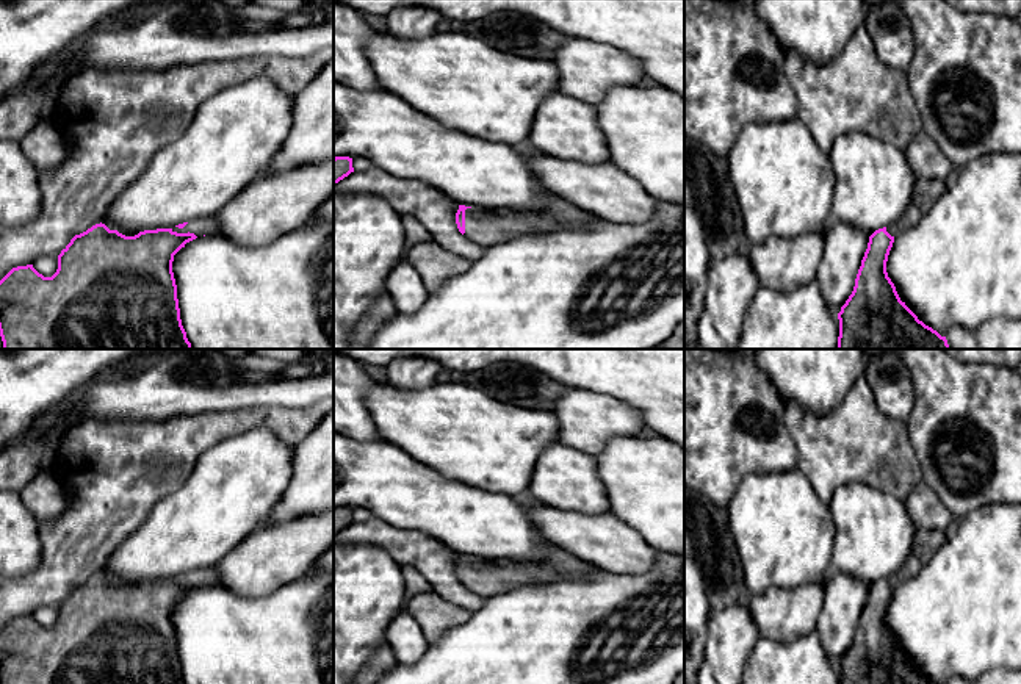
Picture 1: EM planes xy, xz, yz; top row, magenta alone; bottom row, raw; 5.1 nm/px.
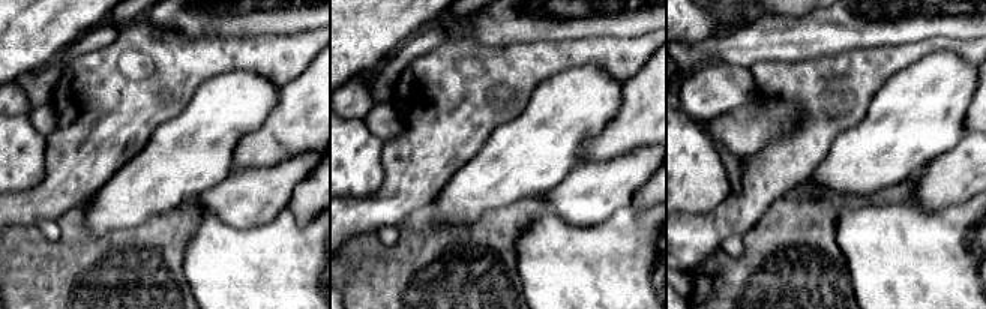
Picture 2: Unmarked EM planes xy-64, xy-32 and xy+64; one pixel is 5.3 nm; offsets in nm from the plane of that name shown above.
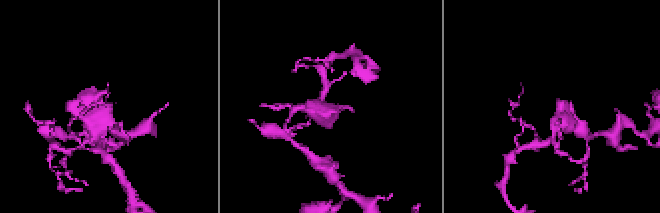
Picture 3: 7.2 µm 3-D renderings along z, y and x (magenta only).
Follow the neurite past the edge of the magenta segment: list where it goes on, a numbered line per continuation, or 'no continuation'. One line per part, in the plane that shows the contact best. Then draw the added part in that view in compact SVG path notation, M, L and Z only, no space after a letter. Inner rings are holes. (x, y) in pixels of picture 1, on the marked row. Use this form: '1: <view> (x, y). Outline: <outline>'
no continuation

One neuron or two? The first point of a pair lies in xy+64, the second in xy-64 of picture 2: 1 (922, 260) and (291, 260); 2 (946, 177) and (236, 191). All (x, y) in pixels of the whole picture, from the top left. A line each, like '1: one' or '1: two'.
1: one
2: one

